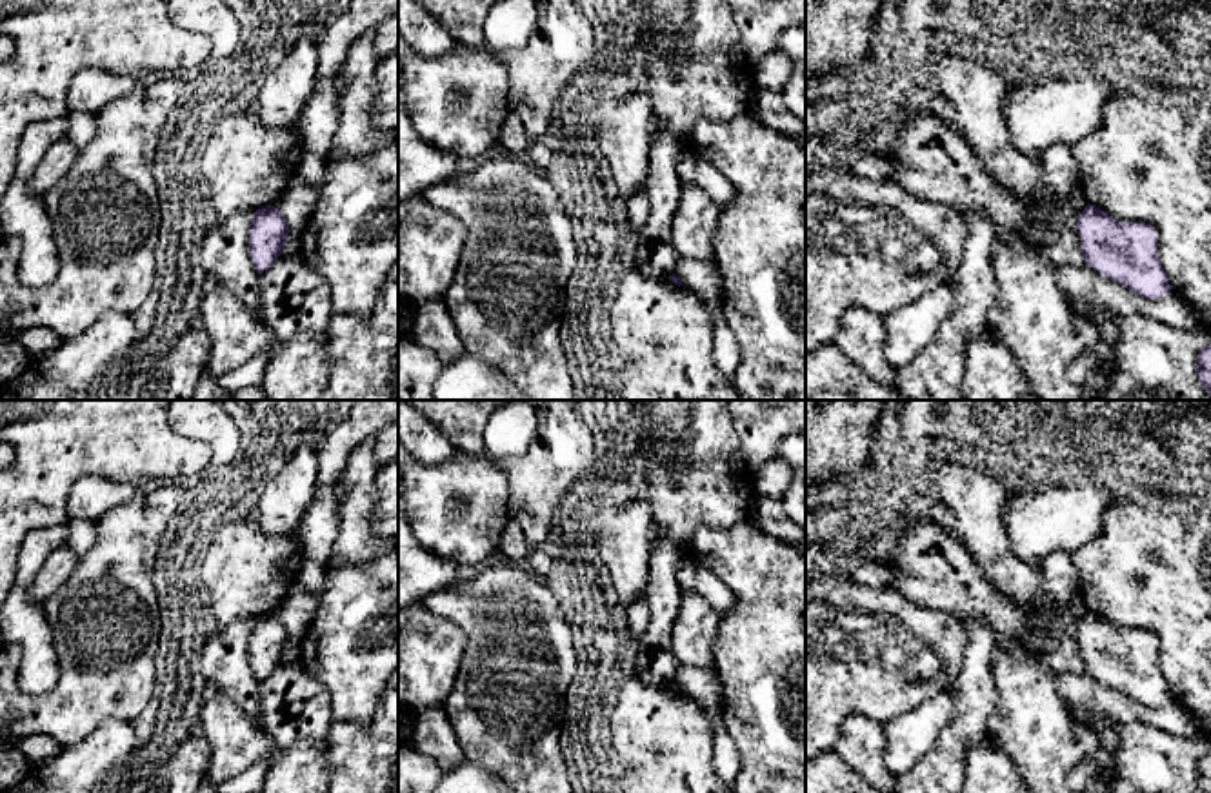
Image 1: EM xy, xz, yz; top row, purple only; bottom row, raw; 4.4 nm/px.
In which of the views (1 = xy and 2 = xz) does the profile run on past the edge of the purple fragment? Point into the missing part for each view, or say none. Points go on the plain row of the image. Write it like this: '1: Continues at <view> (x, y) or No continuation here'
1: No continuation here
2: No continuation here

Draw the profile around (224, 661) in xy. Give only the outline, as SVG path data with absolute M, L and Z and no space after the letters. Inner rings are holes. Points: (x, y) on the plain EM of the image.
M236 618L215 631L195 666L207 678L211 691L225 695L260 724L262 698L249 662L253 620Z

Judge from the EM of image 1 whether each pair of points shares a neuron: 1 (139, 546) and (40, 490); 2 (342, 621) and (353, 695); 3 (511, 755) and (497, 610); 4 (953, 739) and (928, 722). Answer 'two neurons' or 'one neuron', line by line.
1: two neurons
2: one neuron
3: one neuron
4: two neurons

